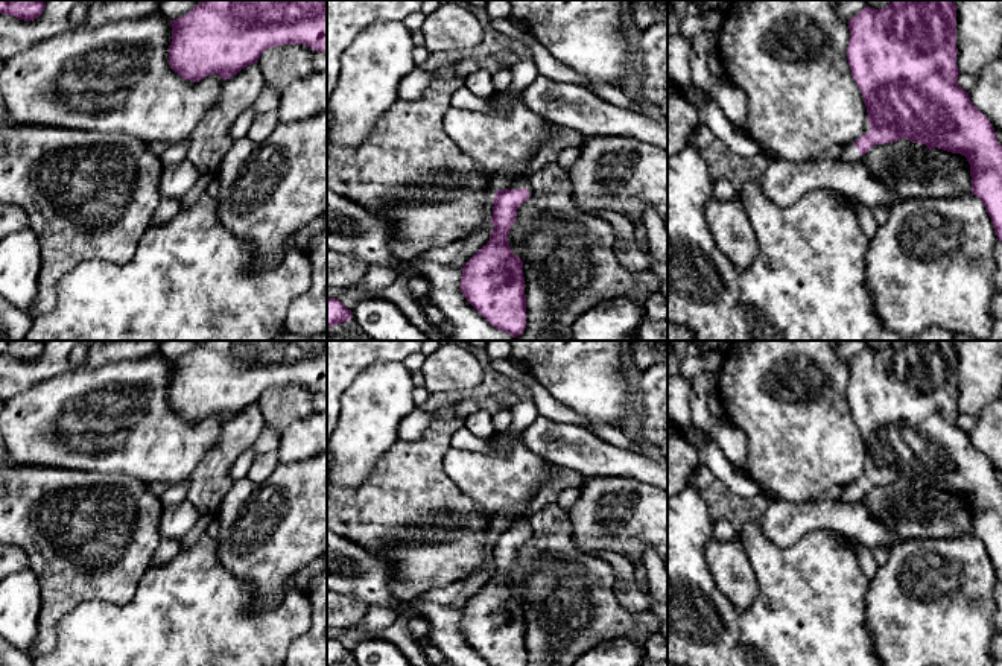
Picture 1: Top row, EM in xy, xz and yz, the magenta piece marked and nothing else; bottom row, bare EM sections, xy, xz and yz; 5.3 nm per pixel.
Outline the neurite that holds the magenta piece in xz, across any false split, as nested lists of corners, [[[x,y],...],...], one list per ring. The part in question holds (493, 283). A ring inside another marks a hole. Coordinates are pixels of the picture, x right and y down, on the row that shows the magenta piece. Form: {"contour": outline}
{"contour": [[[520,176],[494,196],[491,224],[494,231],[462,268],[461,292],[496,328],[512,338],[526,328],[526,295],[523,262],[514,255],[508,234],[517,208],[532,196],[528,176]]]}

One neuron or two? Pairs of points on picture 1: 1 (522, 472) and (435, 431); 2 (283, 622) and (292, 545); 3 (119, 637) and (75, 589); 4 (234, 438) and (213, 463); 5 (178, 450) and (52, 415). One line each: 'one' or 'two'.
1: two
2: two
3: two
4: one
5: one

